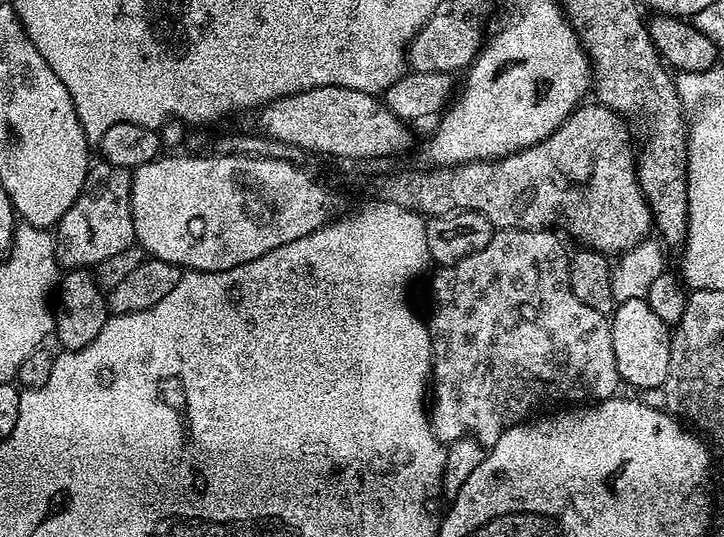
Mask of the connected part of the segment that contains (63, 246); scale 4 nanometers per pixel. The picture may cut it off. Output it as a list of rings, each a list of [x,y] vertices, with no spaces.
[[[97,159],[86,174],[86,182],[70,210],[62,216],[54,229],[56,241],[56,261],[61,269],[91,269],[97,264],[106,262],[106,258],[120,253],[136,244],[136,231],[132,217],[132,172],[122,166],[110,166],[110,162]]]

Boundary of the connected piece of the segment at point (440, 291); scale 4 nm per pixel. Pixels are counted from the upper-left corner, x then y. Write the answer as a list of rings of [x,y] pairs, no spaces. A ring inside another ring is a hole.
[[[539,228],[496,230],[482,250],[462,258],[462,262],[435,269],[432,317],[427,317],[426,327],[432,340],[431,379],[444,374],[444,380],[430,388],[430,419],[441,444],[447,446],[470,436],[491,446],[506,430],[543,413],[544,406],[611,400],[621,391],[609,317],[586,306],[574,294],[568,273],[570,252],[554,233]]]

